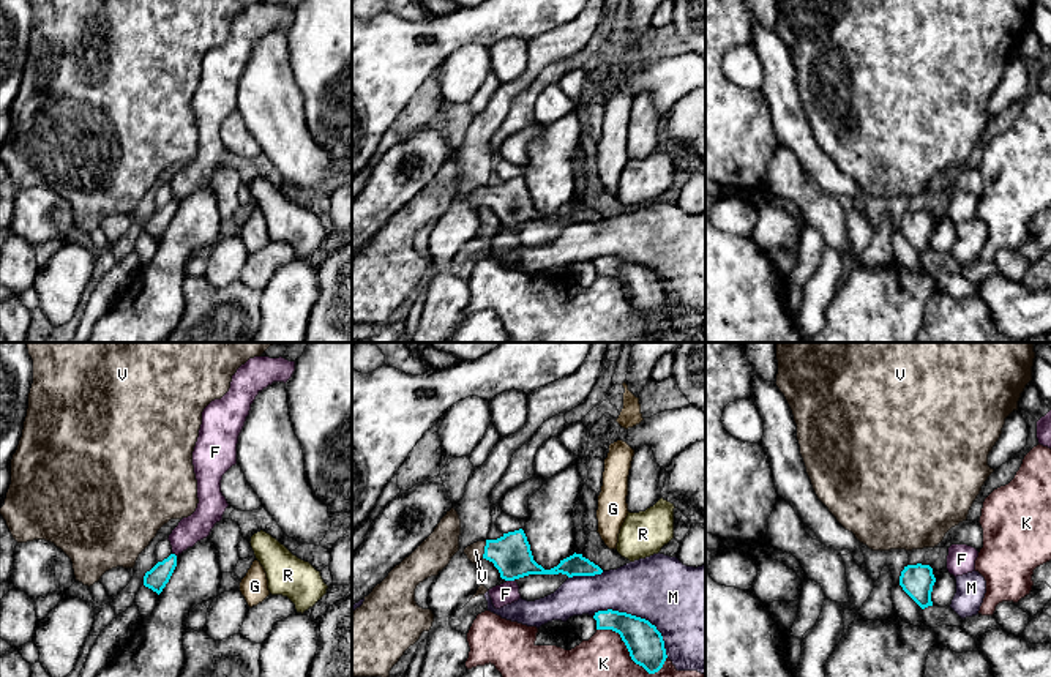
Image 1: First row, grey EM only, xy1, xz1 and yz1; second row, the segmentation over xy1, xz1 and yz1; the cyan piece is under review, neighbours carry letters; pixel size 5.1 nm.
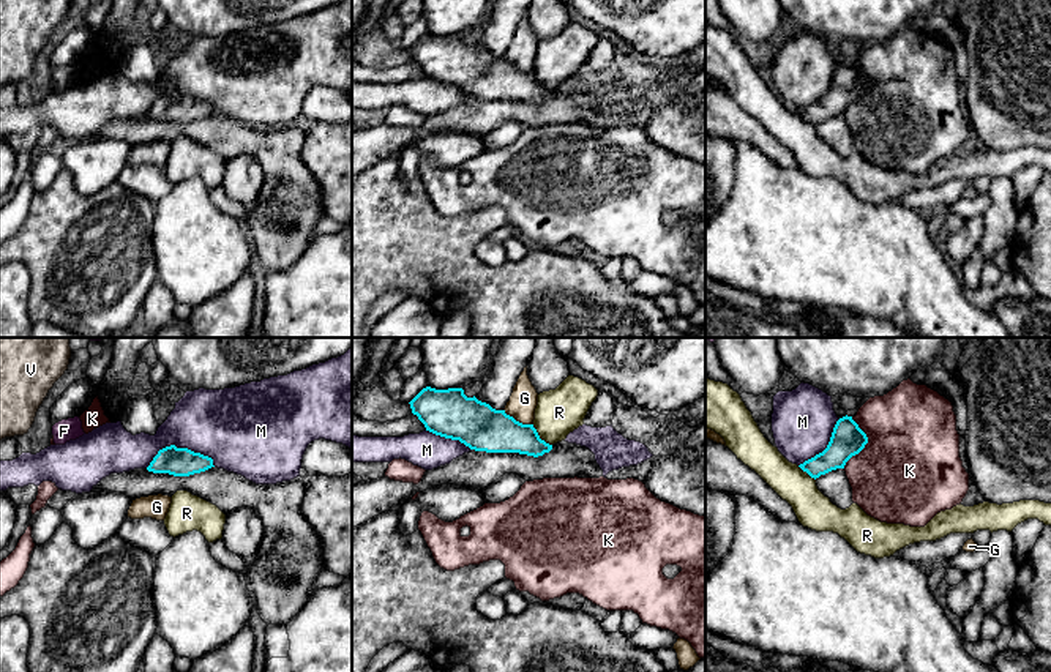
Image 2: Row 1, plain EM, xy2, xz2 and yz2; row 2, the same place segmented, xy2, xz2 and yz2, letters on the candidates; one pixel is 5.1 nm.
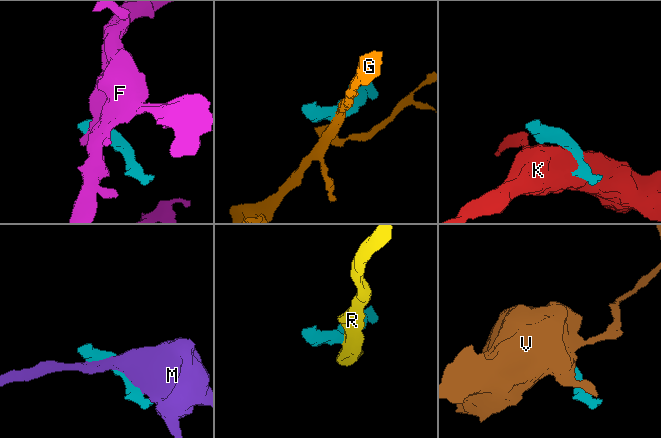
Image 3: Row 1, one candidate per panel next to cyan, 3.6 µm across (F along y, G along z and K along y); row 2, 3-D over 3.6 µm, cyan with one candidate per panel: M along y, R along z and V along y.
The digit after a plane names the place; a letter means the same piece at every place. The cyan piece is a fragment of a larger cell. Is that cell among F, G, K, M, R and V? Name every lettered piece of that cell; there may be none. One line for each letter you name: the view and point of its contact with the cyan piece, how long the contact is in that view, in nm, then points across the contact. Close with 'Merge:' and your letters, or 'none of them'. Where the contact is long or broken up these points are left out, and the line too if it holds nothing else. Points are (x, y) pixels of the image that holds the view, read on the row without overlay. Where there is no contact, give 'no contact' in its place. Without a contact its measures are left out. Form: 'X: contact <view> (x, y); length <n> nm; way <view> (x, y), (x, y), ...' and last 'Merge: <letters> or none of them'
V: contact xz1 (485, 196); length 100 nm; way xz1 (512, 202), (485, 196), (475, 198)
Merge: V

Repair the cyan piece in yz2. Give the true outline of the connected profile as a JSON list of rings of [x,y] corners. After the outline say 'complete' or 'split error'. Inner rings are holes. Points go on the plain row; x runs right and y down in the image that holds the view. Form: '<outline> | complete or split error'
[[[846,62],[836,68],[827,95],[799,114],[816,126],[832,117],[844,115],[846,109],[858,101],[866,90],[866,80],[852,63]]] | complete

